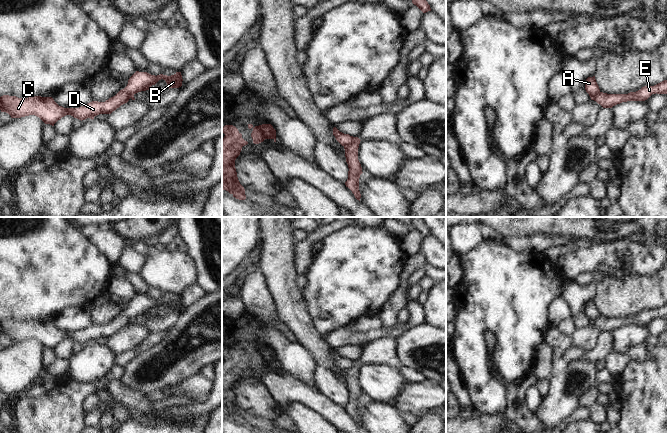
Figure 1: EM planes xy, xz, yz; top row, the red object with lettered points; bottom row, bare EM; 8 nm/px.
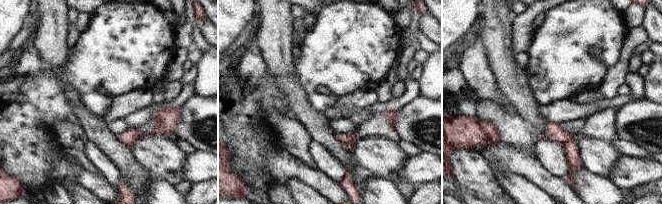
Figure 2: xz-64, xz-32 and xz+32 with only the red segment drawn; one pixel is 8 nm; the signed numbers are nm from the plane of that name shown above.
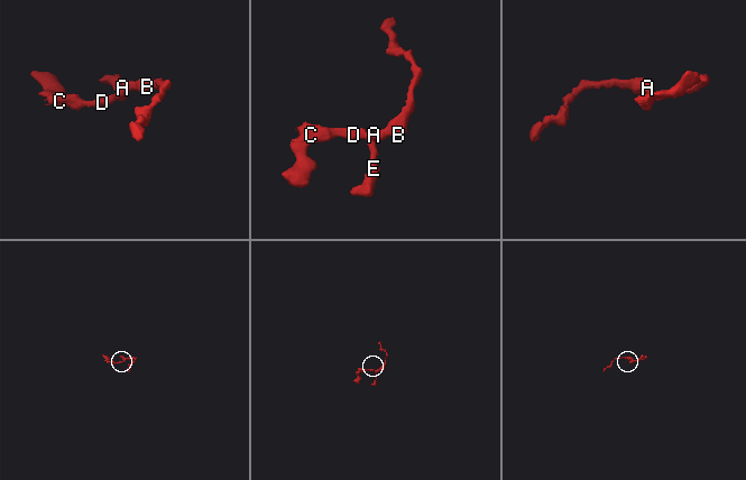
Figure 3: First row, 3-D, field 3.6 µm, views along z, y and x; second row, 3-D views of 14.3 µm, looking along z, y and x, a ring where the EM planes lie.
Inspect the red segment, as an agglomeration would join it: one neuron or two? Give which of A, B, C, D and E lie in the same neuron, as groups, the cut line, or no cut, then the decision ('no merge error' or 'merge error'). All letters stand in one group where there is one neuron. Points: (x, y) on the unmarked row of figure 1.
A B C D / E | xz (354, 361), (351, 367), (344, 370) | merge error

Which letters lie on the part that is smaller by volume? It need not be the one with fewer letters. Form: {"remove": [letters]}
{"remove": ["E"]}

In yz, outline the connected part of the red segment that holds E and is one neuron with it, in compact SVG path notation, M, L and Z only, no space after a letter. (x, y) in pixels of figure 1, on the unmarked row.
M664 304L654 310L644 310L636 316L628 318L607 318L599 316L591 320L591 324L596 325L603 332L612 332L613 330L627 325L645 325L652 318L667 318L667 304Z

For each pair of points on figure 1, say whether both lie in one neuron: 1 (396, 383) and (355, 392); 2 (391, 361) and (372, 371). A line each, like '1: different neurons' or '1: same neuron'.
1: different neurons
2: different neurons

